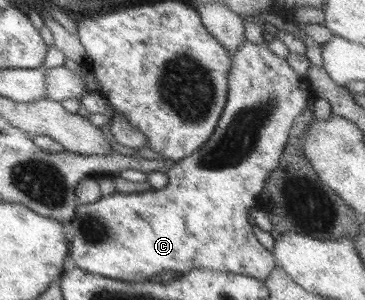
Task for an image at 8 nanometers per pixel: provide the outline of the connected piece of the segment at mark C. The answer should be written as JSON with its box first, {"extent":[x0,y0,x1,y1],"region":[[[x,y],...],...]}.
{"extent":[69,40,313,283],"region":[[[250,40],[242,42],[240,48],[230,55],[231,68],[228,72],[229,81],[229,94],[227,104],[225,105],[223,114],[217,123],[217,128],[205,141],[205,144],[198,148],[198,150],[191,156],[187,156],[184,160],[173,164],[168,170],[168,183],[165,188],[153,189],[149,191],[142,191],[140,193],[120,193],[115,191],[109,196],[102,196],[95,202],[85,204],[77,202],[75,216],[70,220],[75,235],[70,242],[69,256],[74,260],[74,263],[85,272],[105,276],[113,280],[121,280],[123,282],[137,283],[140,281],[147,281],[153,278],[155,274],[161,272],[189,272],[193,268],[208,268],[215,272],[230,272],[231,274],[240,274],[256,278],[257,280],[264,281],[276,266],[274,254],[263,247],[257,237],[253,233],[253,225],[249,223],[250,210],[256,206],[256,200],[261,191],[264,189],[268,176],[280,165],[281,157],[284,154],[284,148],[289,140],[290,130],[297,118],[303,115],[307,110],[306,106],[308,98],[313,97],[311,91],[311,84],[305,77],[299,77],[293,72],[293,69],[288,65],[287,58],[279,58],[270,51],[267,42],[260,44],[253,44]]]}

